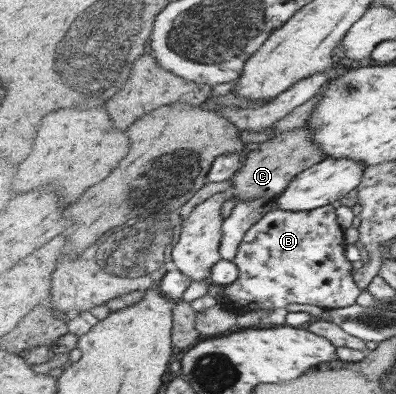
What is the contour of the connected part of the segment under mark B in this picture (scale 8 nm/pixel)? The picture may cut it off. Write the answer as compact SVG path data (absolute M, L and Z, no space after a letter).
M324 205L312 211L292 211L273 208L256 225L250 227L233 263L239 268L239 279L224 289L221 303L232 311L285 309L288 305L304 304L319 308L341 309L356 305L364 291L354 284L354 267L346 257L347 233L338 223L337 208Z

